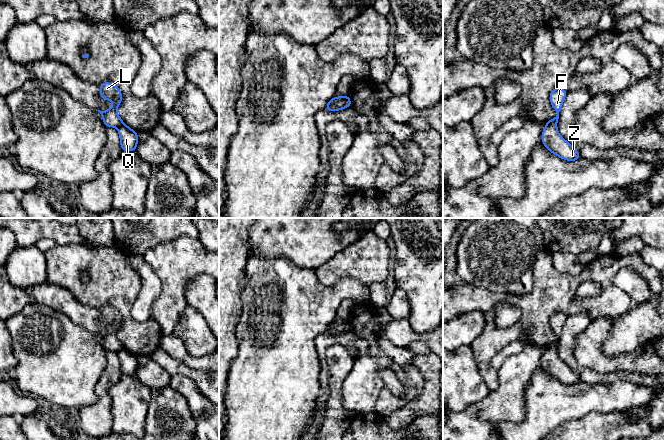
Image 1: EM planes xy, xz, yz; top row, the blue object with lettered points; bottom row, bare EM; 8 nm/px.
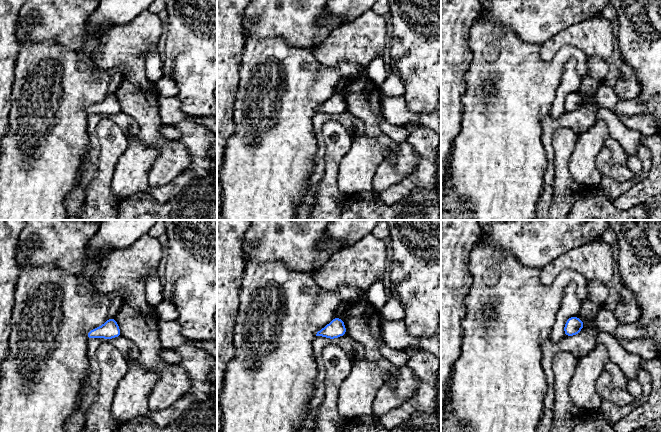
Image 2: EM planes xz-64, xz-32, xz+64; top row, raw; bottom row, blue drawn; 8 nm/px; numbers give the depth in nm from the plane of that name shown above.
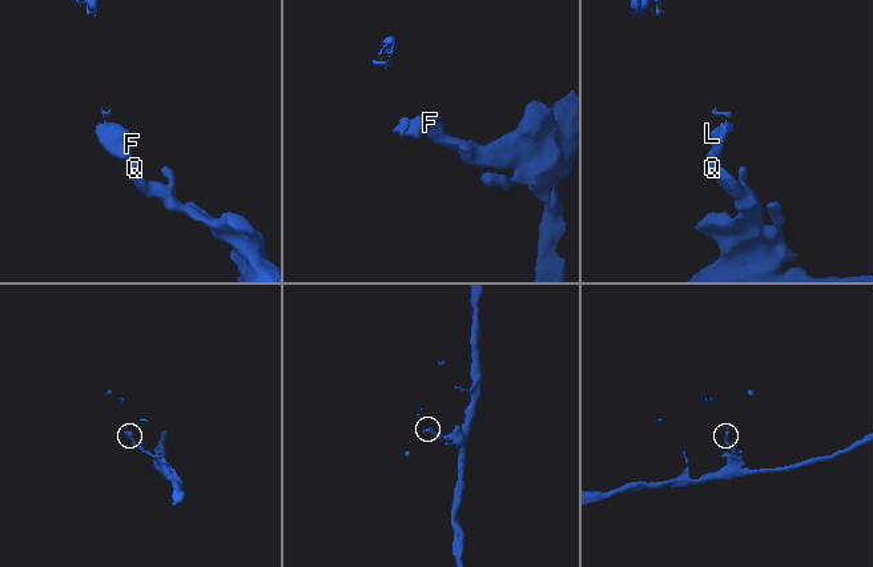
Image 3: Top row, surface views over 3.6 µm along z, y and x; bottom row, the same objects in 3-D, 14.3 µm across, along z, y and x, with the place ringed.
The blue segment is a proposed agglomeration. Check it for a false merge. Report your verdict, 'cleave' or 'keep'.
cleave

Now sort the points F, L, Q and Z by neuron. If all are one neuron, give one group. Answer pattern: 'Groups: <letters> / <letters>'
Groups: F L / Q Z

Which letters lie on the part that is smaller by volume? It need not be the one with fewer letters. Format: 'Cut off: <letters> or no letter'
Cut off: F, L

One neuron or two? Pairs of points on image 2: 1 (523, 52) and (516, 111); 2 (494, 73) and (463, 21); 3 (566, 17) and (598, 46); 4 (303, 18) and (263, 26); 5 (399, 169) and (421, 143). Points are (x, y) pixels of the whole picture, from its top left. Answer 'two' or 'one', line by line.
1: one
2: two
3: two
4: one
5: two

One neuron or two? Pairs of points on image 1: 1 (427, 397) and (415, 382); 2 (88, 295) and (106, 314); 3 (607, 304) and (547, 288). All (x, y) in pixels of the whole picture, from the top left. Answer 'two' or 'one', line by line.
1: two
2: one
3: one

